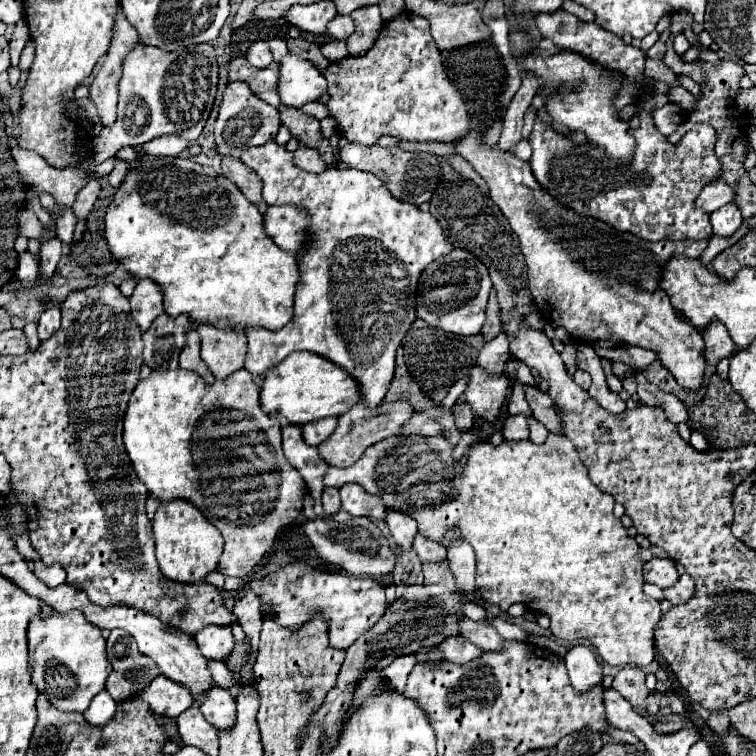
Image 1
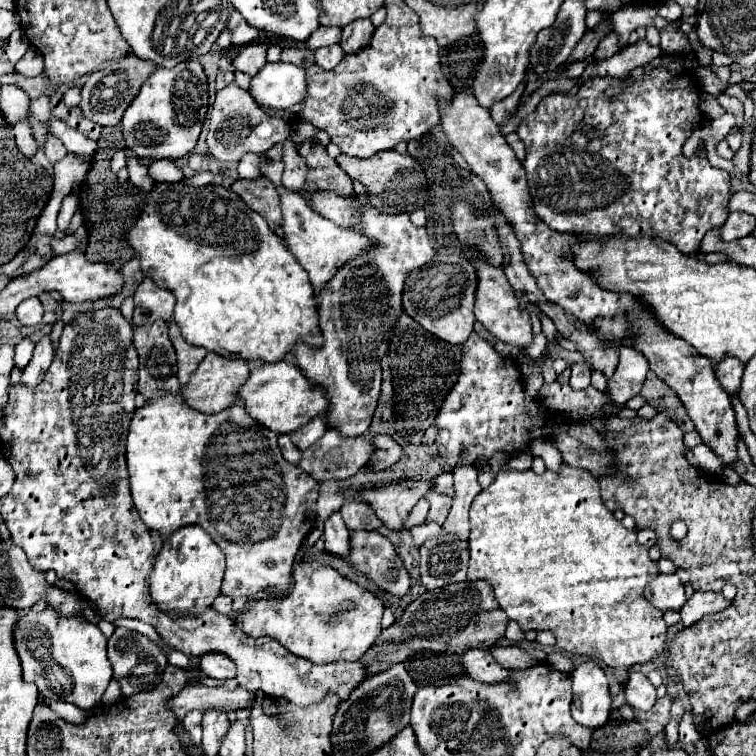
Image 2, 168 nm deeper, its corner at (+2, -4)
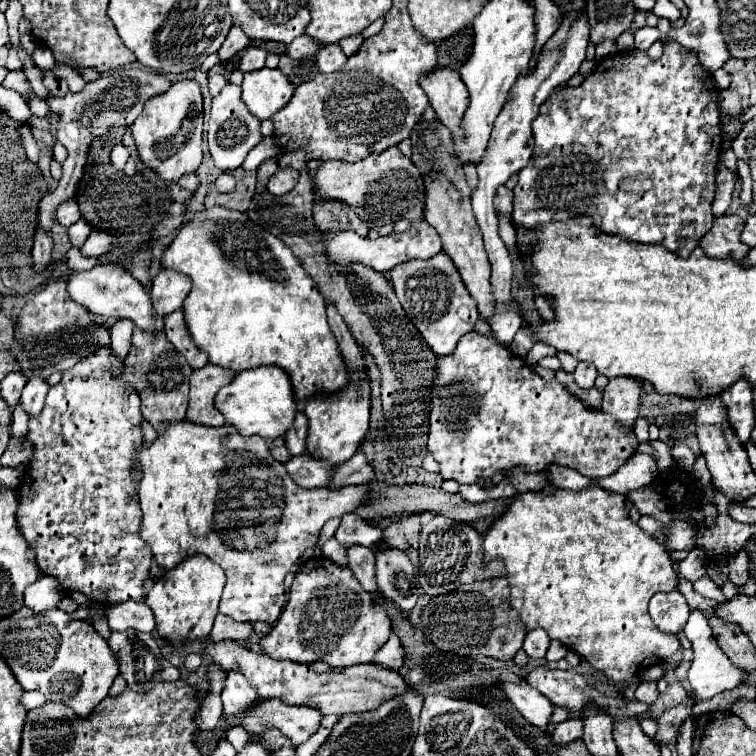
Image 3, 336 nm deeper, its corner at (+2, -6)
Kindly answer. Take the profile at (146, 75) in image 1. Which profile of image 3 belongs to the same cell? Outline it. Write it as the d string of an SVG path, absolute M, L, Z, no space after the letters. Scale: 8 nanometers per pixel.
M179 79L171 83L171 87L165 93L155 95L145 103L141 115L131 125L131 131L145 165L155 169L163 179L177 181L181 175L193 173L203 159L201 125L203 125L201 87L195 79Z

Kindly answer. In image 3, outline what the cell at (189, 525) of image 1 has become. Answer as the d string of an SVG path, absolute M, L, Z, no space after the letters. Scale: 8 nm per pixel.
M201 553L189 555L177 567L167 569L163 577L151 587L147 593L145 603L151 607L155 621L157 621L157 631L161 637L169 639L173 645L183 643L185 639L203 639L211 633L213 619L217 615L217 605L221 599L221 591L225 585L225 571L217 563L211 563Z

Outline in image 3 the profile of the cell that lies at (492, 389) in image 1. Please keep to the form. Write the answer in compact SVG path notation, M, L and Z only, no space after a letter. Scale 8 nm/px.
M469 331L459 339L453 353L439 359L431 391L431 429L427 449L439 463L443 479L475 483L479 477L493 477L497 471L507 473L515 465L521 465L525 471L543 471L553 463L577 469L585 477L607 477L633 455L635 445L637 439L631 429L623 429L613 417L583 405L561 387L557 379L543 381L521 357L485 335Z

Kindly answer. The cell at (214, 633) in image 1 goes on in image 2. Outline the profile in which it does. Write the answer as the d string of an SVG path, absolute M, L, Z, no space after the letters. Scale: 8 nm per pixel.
M221 653L203 655L201 669L213 679L233 679L235 677L235 663Z

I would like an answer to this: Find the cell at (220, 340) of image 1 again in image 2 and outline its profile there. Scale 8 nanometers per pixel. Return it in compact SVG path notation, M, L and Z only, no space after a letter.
M207 353L207 357L199 363L197 371L191 375L187 385L183 387L183 397L187 405L191 405L195 411L201 413L219 413L227 407L231 407L237 399L237 387L247 381L249 367L247 361L241 359L225 359L217 353Z

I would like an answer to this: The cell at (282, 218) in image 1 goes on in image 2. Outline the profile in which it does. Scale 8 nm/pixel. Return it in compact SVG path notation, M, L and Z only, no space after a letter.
M282 160L263 165L260 170L262 175L267 177L278 191L281 191L281 207L283 207L283 215L285 215L285 223L283 223L285 243L287 243L289 251L295 255L295 259L301 263L301 267L309 273L315 293L321 293L329 285L329 281L333 279L337 269L341 269L341 265L349 263L351 257L359 257L359 253L365 253L365 249L371 249L375 245L375 241L365 237L363 233L339 227L333 221L315 213L305 203L303 191L293 192L283 189L281 176L284 163Z

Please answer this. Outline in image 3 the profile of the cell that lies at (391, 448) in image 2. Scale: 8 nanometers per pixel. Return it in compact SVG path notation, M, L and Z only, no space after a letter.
M359 449L349 461L339 465L335 469L335 475L331 477L331 487L343 487L343 485L363 485L375 481L375 467L367 461L367 455Z

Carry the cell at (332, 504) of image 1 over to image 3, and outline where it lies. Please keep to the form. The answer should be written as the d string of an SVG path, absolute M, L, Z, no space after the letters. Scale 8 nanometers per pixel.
M349 545L345 547L347 559L349 559L349 569L353 575L359 579L365 591L377 593L377 583L375 583L375 563L373 555L375 551L371 547L361 547L361 545Z

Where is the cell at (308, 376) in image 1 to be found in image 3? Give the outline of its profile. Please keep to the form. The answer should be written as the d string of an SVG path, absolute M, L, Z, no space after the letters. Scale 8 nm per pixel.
M255 367L237 373L233 383L225 385L215 397L217 409L223 413L229 425L237 427L241 435L261 435L265 439L281 437L289 431L297 415L297 399L289 381L289 375L277 367Z

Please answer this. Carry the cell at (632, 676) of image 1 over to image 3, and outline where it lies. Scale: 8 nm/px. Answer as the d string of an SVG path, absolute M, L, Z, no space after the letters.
M641 681L635 689L635 699L639 703L645 703L645 705L653 705L659 697L659 691L657 691L657 685L653 681Z

